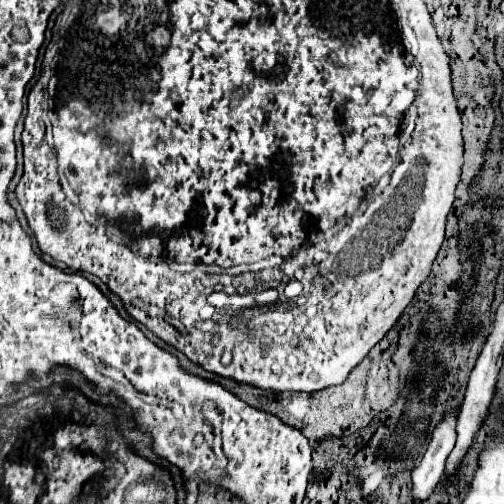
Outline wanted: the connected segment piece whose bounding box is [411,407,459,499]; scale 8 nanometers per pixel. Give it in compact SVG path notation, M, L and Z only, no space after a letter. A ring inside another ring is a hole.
M449 407L445 411L445 417L437 423L427 453L421 461L421 465L413 471L413 497L415 499L427 499L433 491L433 487L439 483L449 453L455 447L455 421L459 419L459 407Z

